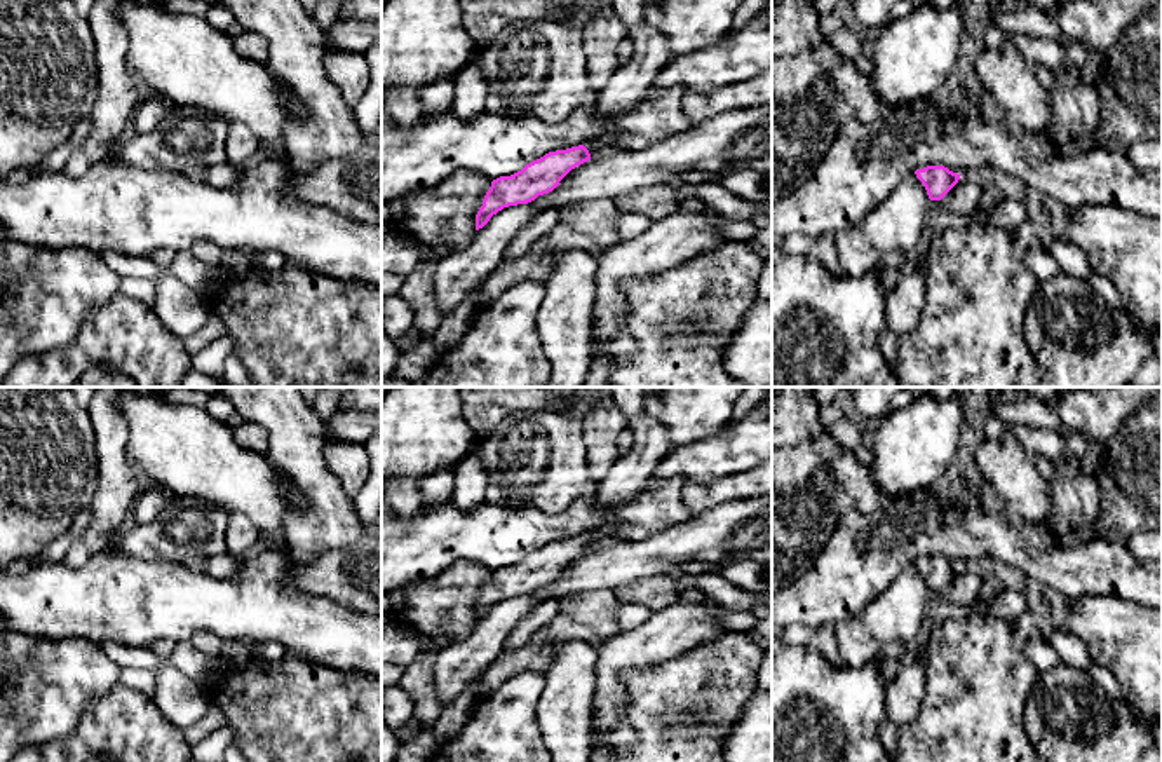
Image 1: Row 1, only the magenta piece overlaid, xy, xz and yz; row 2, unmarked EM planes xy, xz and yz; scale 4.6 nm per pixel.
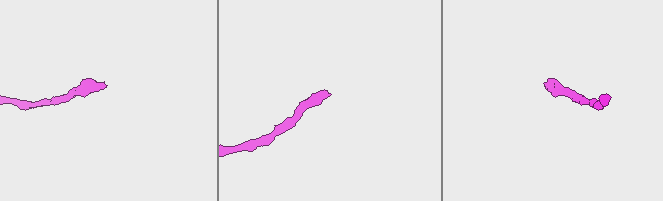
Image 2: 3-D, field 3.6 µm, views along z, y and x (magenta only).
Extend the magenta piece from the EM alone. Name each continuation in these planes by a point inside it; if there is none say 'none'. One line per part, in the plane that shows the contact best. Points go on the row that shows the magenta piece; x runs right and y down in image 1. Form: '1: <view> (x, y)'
1: xz (608, 138)

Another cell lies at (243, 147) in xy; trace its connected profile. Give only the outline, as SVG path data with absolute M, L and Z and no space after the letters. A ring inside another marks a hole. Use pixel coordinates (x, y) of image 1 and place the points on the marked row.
M230 124L225 152L230 164L244 169L260 159L261 145L246 124Z

